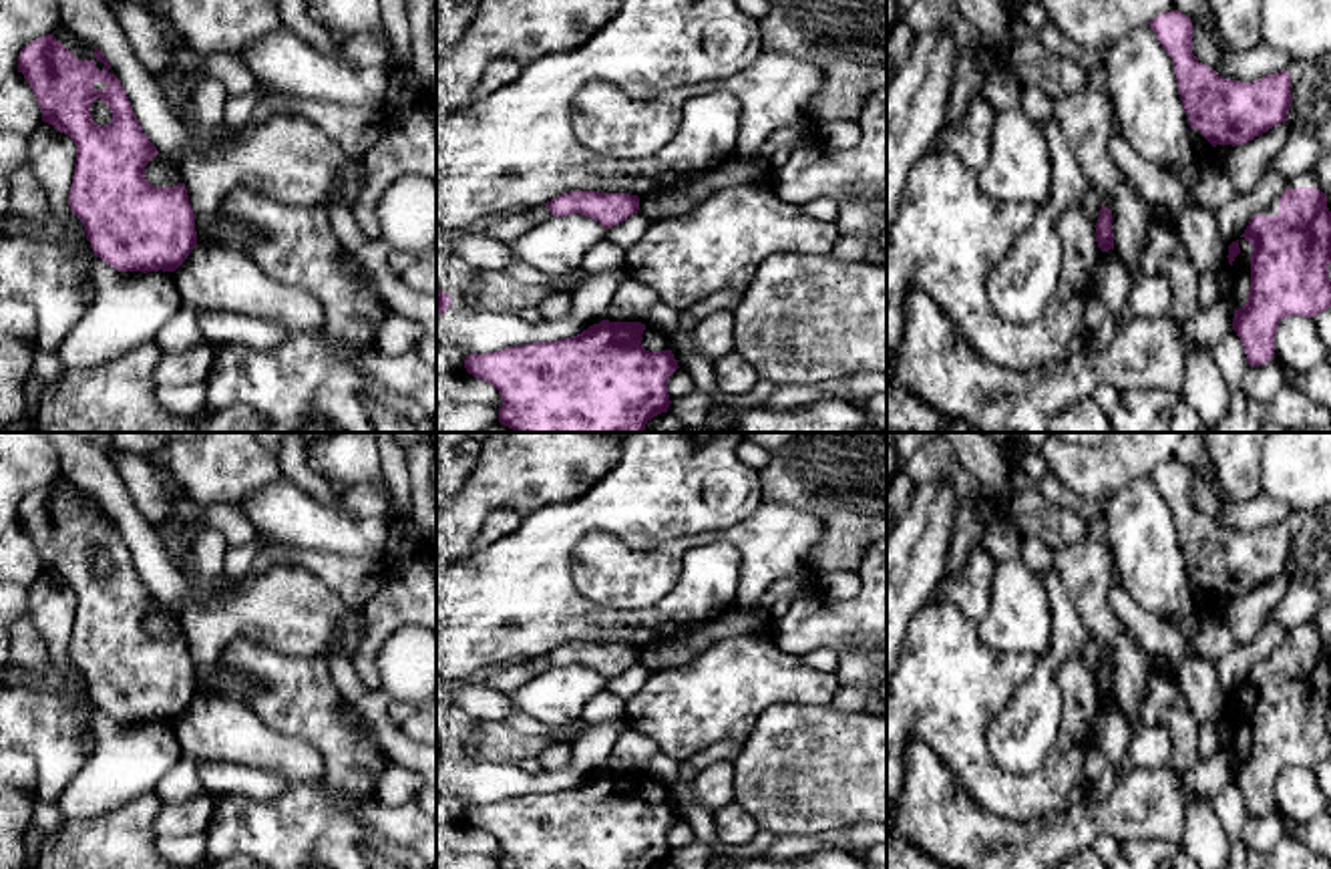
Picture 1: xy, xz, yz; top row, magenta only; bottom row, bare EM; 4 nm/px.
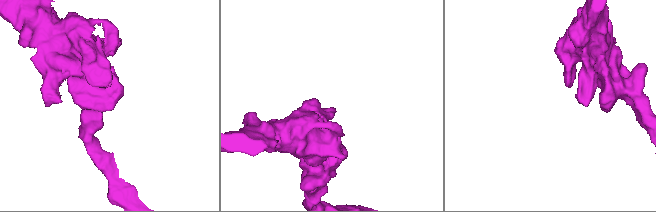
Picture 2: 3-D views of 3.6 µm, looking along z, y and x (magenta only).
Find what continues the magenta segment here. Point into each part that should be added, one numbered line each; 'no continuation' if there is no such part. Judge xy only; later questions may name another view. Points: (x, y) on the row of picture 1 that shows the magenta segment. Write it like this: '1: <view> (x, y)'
no continuation

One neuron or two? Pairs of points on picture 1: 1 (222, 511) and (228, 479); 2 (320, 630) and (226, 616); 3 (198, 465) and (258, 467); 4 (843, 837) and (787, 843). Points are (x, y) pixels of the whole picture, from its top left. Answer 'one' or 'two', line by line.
1: two
2: one
3: one
4: one

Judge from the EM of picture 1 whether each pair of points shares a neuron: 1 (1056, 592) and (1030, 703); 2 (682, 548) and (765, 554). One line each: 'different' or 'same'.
1: same
2: same

